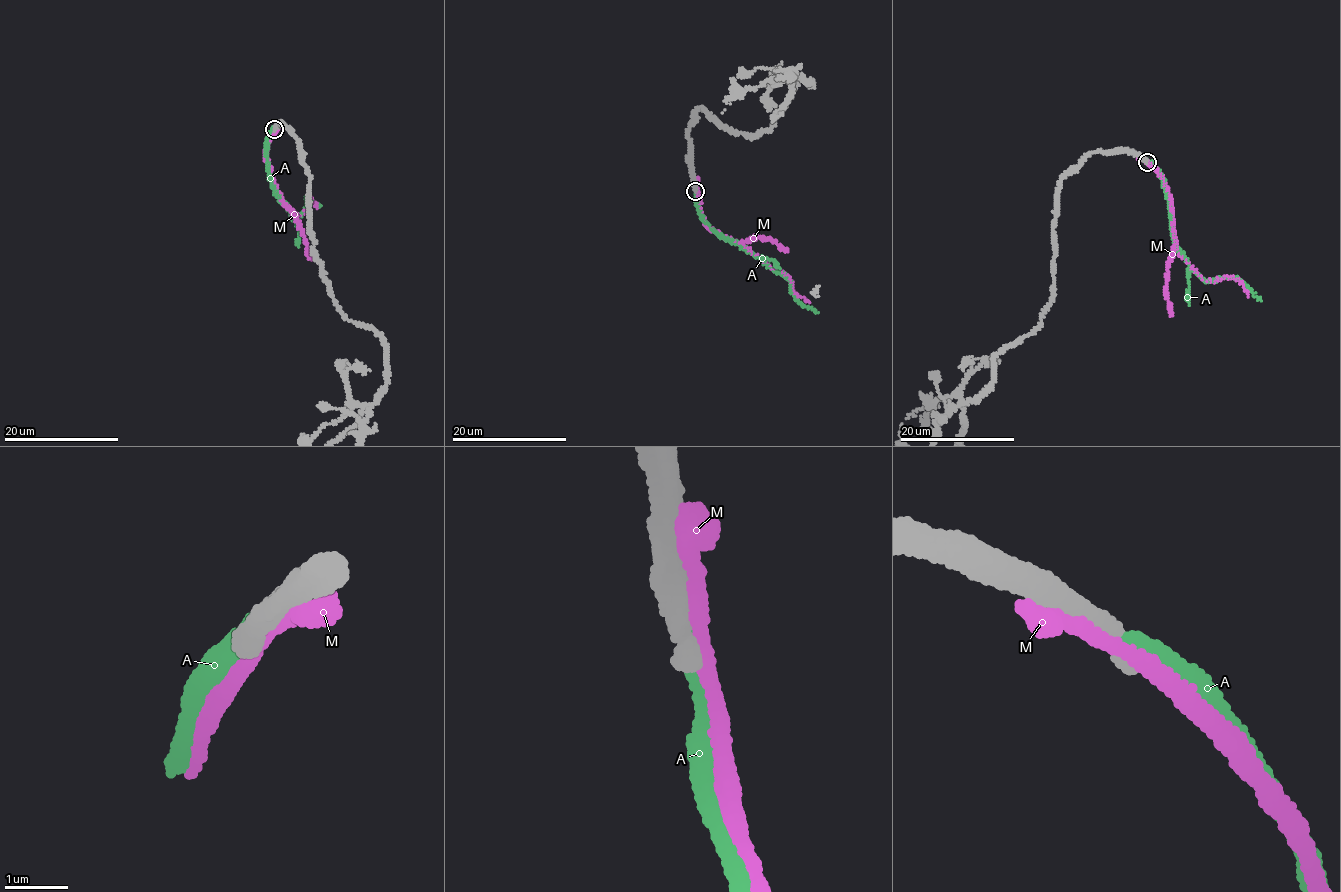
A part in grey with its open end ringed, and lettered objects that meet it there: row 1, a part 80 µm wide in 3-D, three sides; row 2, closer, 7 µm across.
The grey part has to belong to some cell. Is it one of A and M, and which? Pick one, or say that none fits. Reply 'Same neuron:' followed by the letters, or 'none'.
Same neuron: none

